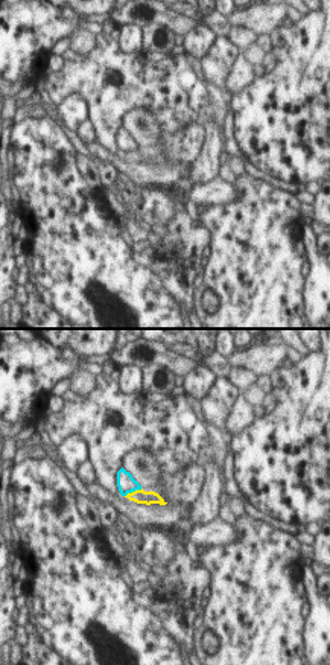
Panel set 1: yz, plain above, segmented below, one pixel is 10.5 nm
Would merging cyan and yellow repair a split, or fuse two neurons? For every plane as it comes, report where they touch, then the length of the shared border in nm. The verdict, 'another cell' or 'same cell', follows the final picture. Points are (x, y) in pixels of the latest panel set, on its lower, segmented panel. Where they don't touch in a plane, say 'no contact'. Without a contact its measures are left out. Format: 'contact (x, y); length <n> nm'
contact (133, 490); length 200 nm

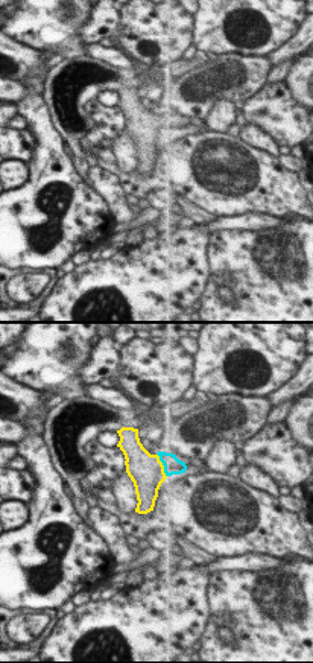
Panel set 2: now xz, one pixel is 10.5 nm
contact (163, 464); length 280 nm

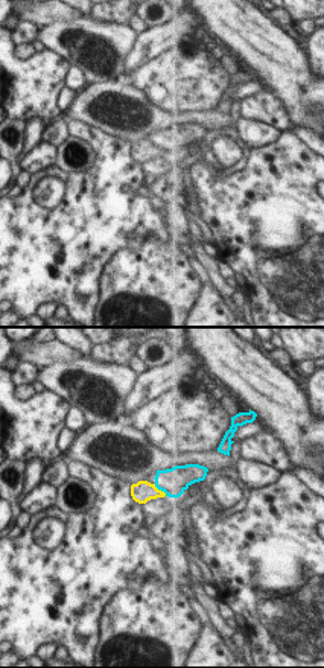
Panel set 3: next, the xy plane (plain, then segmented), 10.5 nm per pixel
contact (160, 489); length 190 nm

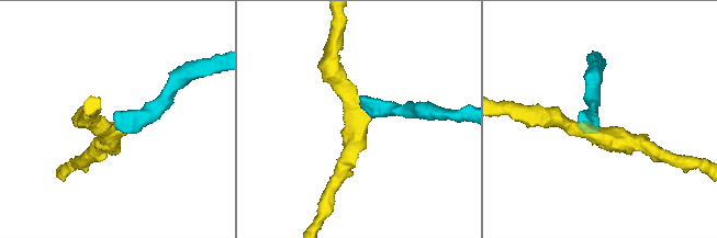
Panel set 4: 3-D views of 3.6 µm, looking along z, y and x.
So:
another cell

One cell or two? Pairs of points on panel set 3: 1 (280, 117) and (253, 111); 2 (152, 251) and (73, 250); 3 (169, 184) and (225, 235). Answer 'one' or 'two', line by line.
1: one
2: two
3: two

